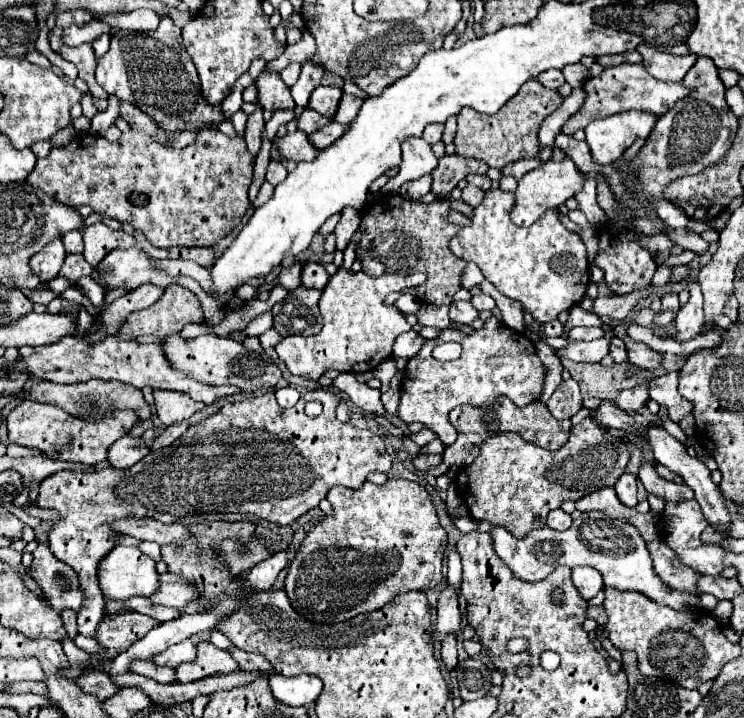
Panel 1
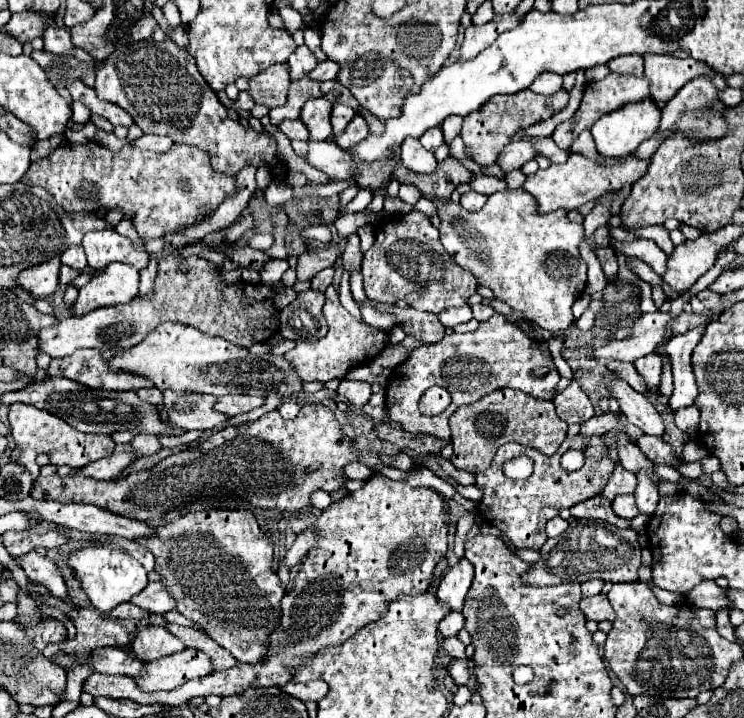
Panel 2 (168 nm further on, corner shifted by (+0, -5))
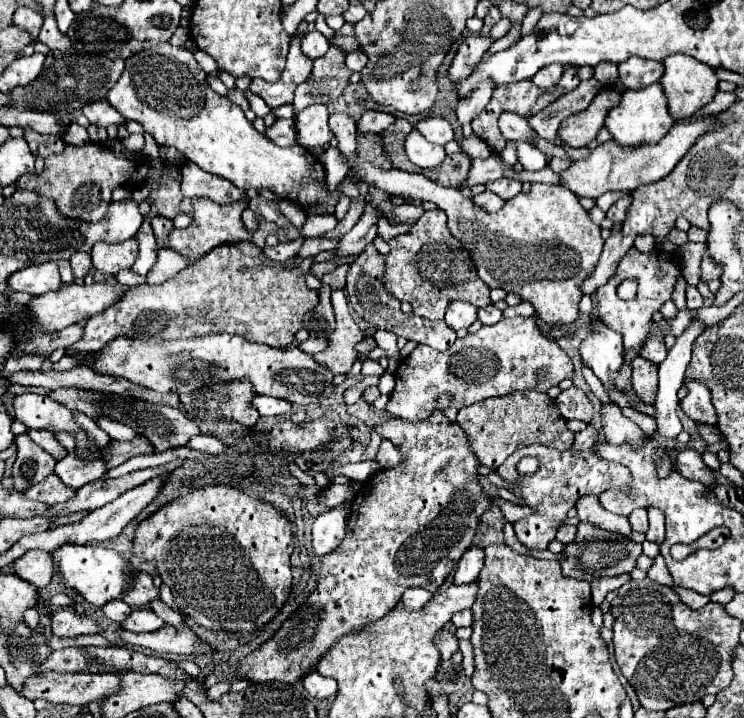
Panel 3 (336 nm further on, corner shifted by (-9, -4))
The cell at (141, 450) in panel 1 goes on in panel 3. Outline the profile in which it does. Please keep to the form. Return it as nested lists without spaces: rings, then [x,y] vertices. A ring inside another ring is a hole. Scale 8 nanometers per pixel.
[[[72,452],[66,454],[66,458],[62,458],[56,464],[54,474],[70,488],[82,488],[88,482],[100,480],[106,474],[106,464],[102,460],[80,460],[76,458]]]

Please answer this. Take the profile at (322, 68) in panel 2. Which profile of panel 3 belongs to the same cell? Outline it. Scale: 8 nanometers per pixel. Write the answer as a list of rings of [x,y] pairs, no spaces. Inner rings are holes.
[[[356,50],[356,52],[350,52],[346,56],[346,66],[352,70],[352,72],[360,72],[368,62],[368,56],[362,52],[362,50]]]

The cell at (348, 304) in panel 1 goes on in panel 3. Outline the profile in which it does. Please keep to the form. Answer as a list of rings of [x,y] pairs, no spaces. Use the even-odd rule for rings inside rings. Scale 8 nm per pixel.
[[[342,290],[332,292],[332,306],[336,312],[336,328],[330,334],[330,346],[320,354],[314,354],[314,358],[322,362],[322,366],[328,366],[334,374],[348,374],[358,356],[354,346],[362,340],[362,336],[348,312]]]

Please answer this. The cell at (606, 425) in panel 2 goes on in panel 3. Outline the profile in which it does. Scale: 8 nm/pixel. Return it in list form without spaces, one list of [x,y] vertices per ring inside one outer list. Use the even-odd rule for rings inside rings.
[[[588,424],[586,430],[574,434],[574,444],[572,444],[572,450],[592,450],[594,444],[596,444],[596,428],[592,424]]]

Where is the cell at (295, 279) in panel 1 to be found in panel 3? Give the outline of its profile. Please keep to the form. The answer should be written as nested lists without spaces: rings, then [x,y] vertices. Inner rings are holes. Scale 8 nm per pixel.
[[[366,204],[362,216],[358,218],[358,222],[354,224],[354,228],[340,240],[340,246],[336,248],[336,256],[352,256],[352,254],[360,254],[368,244],[372,244],[372,240],[376,238],[376,224],[378,224],[380,212],[376,208],[372,208],[370,204]]]

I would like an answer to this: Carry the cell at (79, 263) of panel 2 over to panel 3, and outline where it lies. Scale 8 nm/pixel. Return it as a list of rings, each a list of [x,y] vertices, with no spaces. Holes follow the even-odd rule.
[[[78,252],[70,258],[70,266],[72,266],[72,272],[74,272],[74,280],[84,280],[84,276],[88,274],[90,270],[90,256],[86,252]]]

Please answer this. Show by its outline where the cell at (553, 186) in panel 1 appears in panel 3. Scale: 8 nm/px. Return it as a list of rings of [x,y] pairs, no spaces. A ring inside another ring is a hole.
[[[702,116],[702,118],[696,118],[696,120],[680,120],[656,144],[646,144],[646,146],[636,146],[636,148],[622,148],[618,142],[608,140],[602,146],[598,146],[596,150],[592,150],[592,154],[586,160],[572,162],[572,166],[560,174],[562,184],[566,188],[570,188],[576,196],[586,196],[586,198],[596,200],[604,192],[636,190],[642,184],[658,182],[674,170],[674,166],[692,148],[692,144],[704,132],[710,132],[714,128],[714,124],[718,124],[716,116]]]

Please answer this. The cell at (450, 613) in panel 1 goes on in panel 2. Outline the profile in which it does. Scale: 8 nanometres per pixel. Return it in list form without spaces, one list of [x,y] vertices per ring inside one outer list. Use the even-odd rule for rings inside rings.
[[[461,559],[441,579],[437,599],[441,601],[441,605],[449,607],[449,611],[461,611],[463,601],[471,589],[471,583],[473,583],[473,565],[467,559]]]

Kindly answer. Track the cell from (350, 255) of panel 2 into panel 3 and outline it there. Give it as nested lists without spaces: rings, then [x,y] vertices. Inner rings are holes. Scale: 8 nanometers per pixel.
[[[374,244],[366,246],[366,250],[350,266],[348,284],[346,284],[346,294],[348,294],[348,300],[350,300],[352,308],[356,310],[356,314],[360,318],[364,318],[366,322],[374,324],[374,328],[378,328],[378,330],[388,330],[396,336],[402,336],[406,340],[414,340],[418,344],[420,342],[428,344],[430,348],[436,348],[436,350],[448,350],[456,340],[456,332],[450,330],[450,326],[446,326],[446,322],[442,322],[442,320],[432,322],[426,318],[418,318],[416,314],[402,314],[400,300],[396,300],[390,292],[386,292],[386,288],[382,284],[384,272],[386,272],[384,256],[374,248]]]

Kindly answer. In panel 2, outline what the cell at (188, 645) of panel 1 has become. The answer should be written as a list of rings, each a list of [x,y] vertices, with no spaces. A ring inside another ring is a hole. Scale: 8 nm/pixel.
[[[151,625],[151,627],[137,629],[137,635],[131,643],[131,651],[143,663],[151,663],[161,657],[169,657],[169,655],[185,651],[185,645],[181,643],[181,639],[171,635],[165,627]]]

